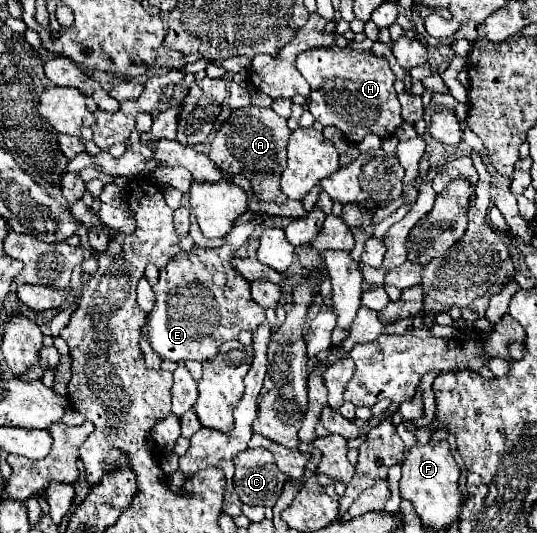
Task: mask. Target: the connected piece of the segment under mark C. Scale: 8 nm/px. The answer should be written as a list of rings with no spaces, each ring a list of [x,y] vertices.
[[[266,448],[244,450],[234,456],[234,492],[242,504],[274,506],[286,484],[286,476],[274,464],[274,456]]]

